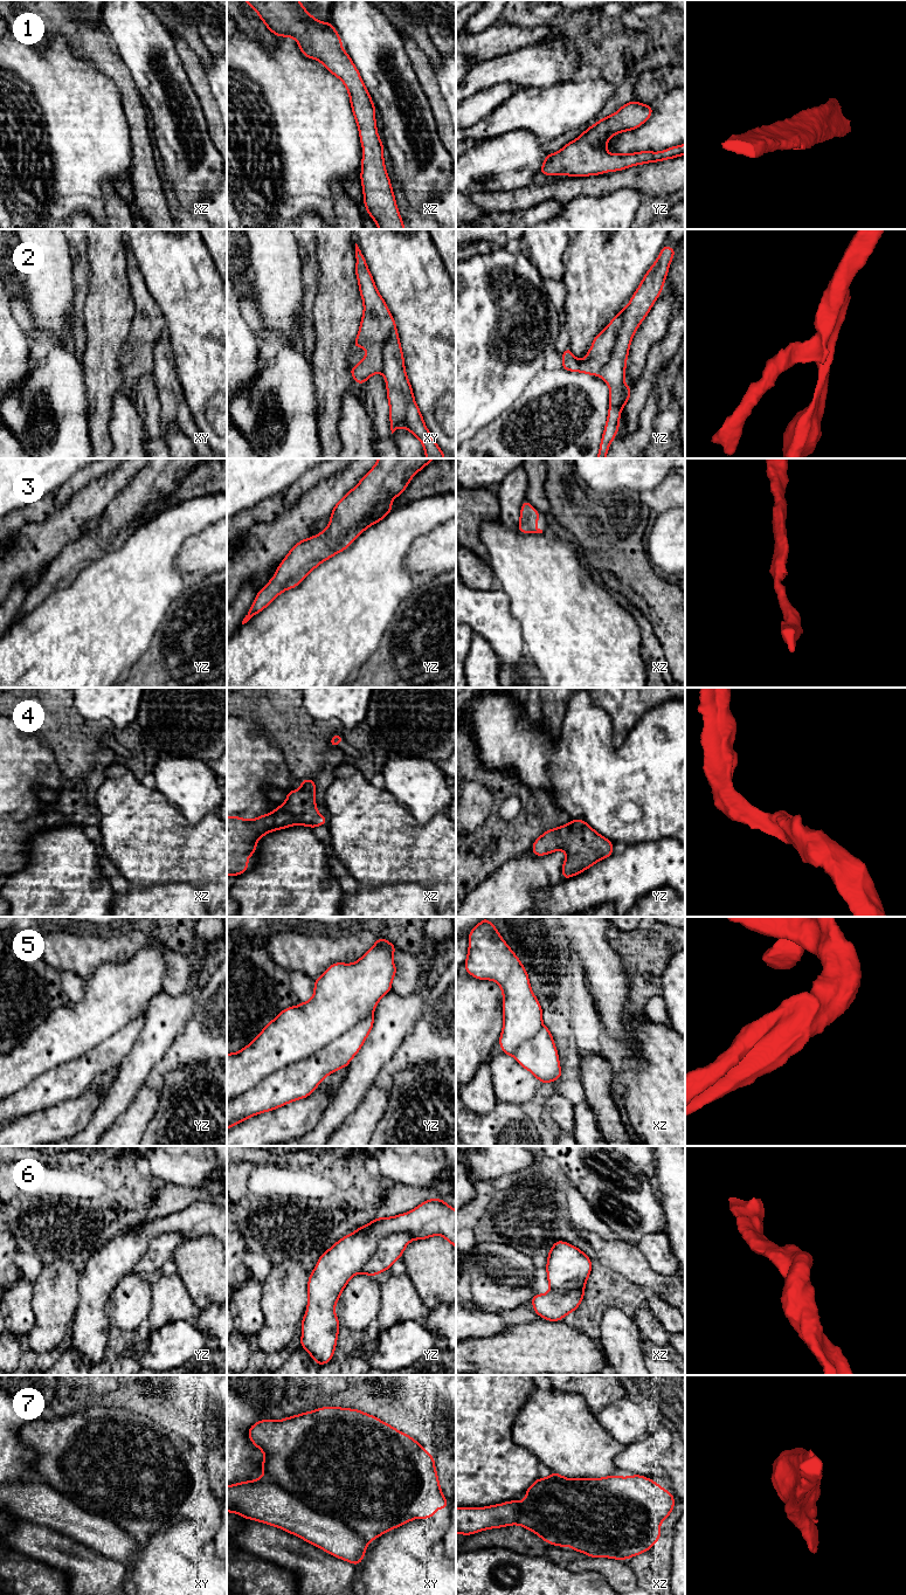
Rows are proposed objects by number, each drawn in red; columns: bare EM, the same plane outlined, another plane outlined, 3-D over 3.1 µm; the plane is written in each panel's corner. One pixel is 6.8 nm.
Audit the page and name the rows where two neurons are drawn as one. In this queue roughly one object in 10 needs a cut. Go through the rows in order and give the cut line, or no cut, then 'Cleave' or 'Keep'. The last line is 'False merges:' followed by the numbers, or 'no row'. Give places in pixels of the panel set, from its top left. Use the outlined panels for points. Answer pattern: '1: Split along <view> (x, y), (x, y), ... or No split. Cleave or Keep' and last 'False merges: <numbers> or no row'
1: No split. Keep
2: No split. Keep
3: No split. Keep
4: No split. Keep
5: No split. Keep
6: No split. Keep
7: No split. Keep
False merges: no row

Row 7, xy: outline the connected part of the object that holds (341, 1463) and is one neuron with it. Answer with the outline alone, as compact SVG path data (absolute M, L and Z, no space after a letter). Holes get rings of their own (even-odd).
M323 1407L312 1411L285 1417L281 1421L262 1420L249 1428L248 1435L251 1443L264 1454L264 1461L261 1469L265 1475L257 1480L248 1480L227 1486L227 1512L234 1512L243 1518L282 1528L283 1531L297 1535L306 1542L318 1546L326 1553L348 1561L354 1566L358 1566L362 1561L369 1541L375 1540L386 1532L400 1527L413 1519L431 1518L435 1515L437 1508L444 1508L445 1511L448 1508L448 1501L444 1498L438 1483L434 1457L429 1455L411 1436L401 1432L388 1423L382 1422L375 1416L365 1414L361 1410L344 1407Z

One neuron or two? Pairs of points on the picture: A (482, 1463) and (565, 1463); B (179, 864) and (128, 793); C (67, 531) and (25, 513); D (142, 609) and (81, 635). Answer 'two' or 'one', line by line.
A: two
B: one
C: two
D: one

